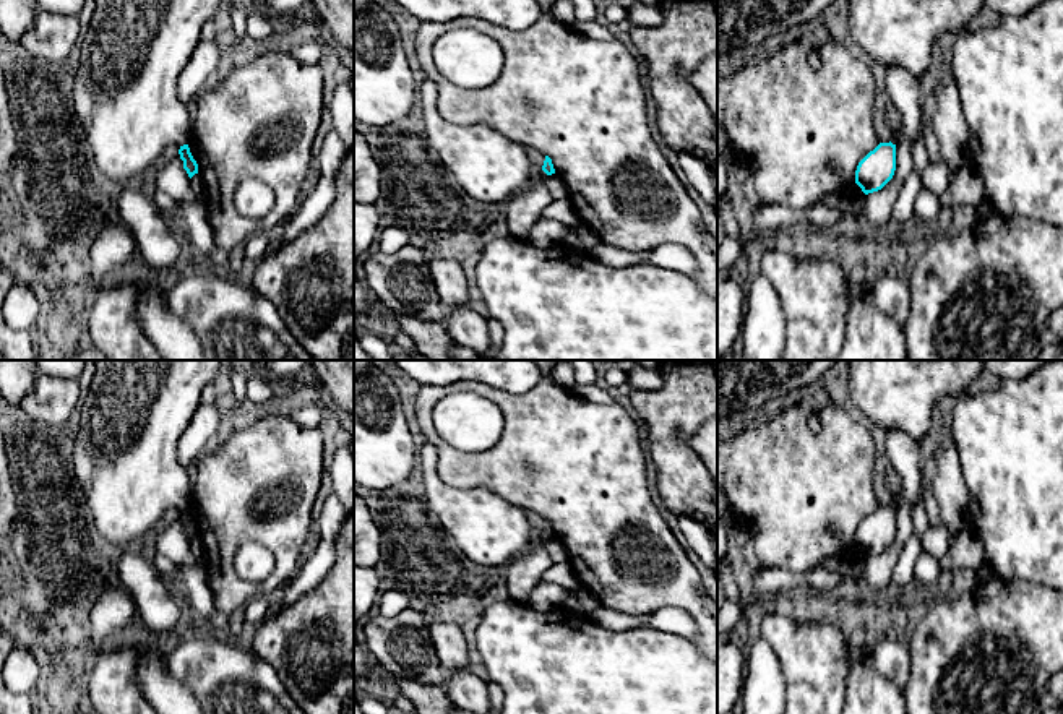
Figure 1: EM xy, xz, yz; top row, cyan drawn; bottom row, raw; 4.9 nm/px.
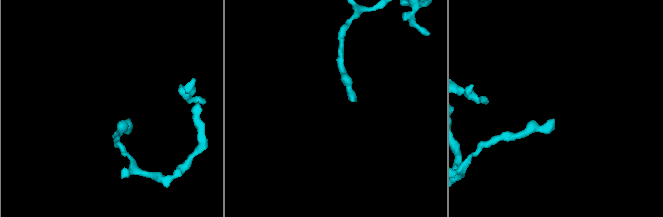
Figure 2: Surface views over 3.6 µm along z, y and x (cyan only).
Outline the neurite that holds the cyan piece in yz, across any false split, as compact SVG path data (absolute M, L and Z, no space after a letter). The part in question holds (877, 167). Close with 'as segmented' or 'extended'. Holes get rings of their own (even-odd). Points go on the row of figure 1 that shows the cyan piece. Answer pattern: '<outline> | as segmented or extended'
M880 143L857 166L855 183L865 195L881 190L896 170L896 144Z | as segmented

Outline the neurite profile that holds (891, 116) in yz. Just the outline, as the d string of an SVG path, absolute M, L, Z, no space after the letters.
M886 101L881 104L881 114L883 114L883 120L891 130L891 143L899 144L904 130L902 115L899 109L891 101Z

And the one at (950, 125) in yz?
M954 78L945 83L936 92L936 112L932 120L941 157L949 166L949 185L956 180L959 170L966 166L969 130L964 118L961 96Z

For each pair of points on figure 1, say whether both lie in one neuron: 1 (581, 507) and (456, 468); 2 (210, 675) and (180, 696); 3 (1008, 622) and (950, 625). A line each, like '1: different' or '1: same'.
1: same
2: different
3: same

